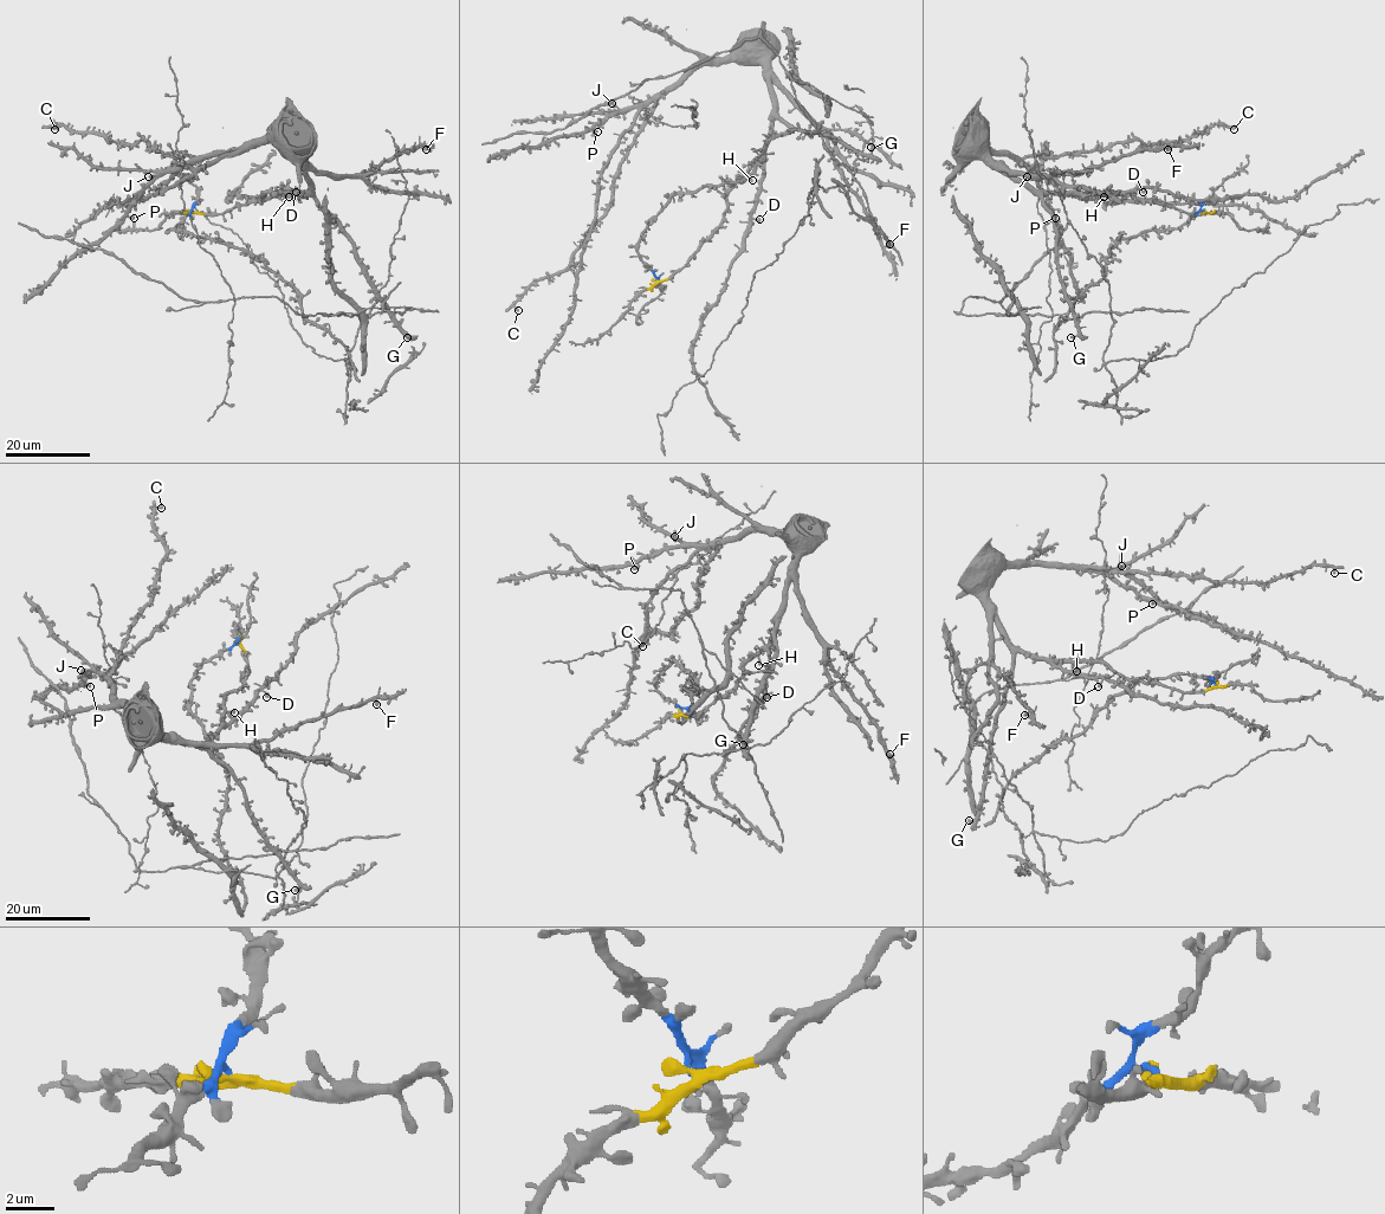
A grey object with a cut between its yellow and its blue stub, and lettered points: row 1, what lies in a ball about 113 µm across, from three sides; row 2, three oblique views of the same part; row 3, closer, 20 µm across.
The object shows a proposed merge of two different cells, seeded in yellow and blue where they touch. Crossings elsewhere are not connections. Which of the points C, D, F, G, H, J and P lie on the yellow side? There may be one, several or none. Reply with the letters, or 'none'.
C, D, F, G, H, J, P

